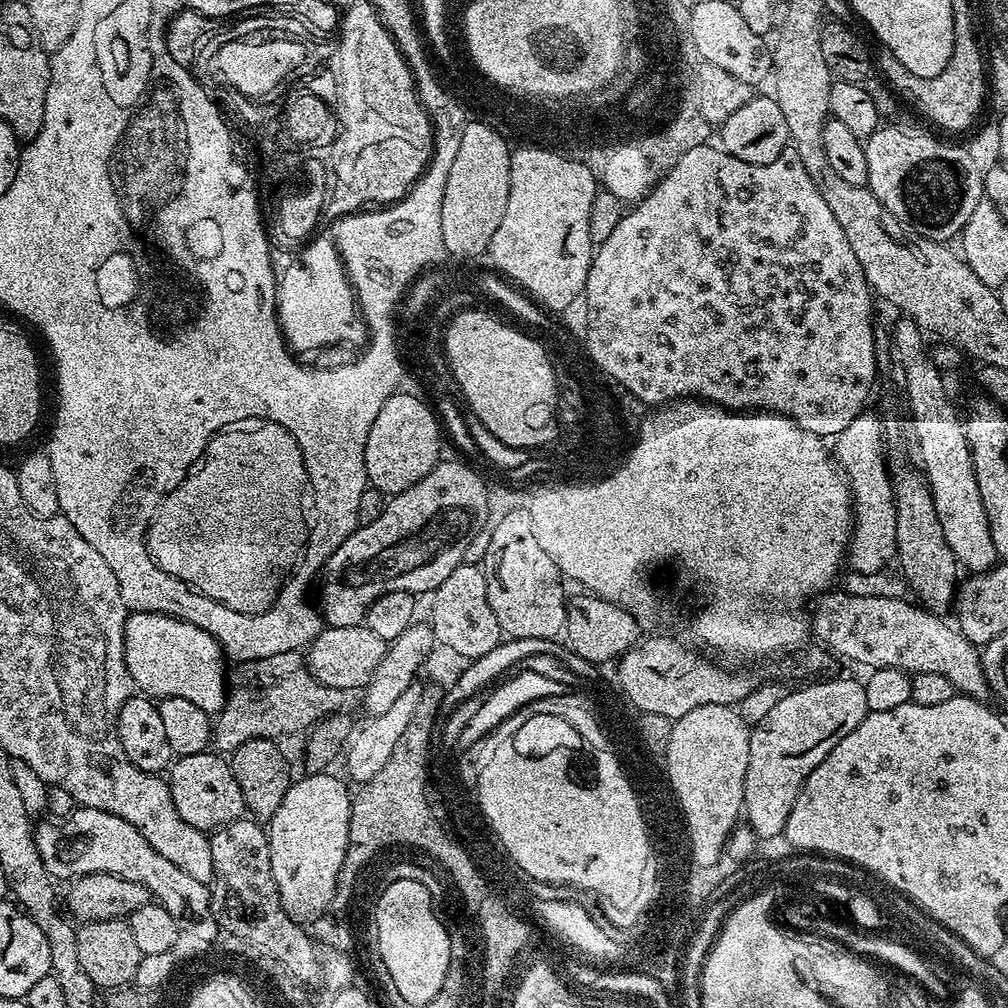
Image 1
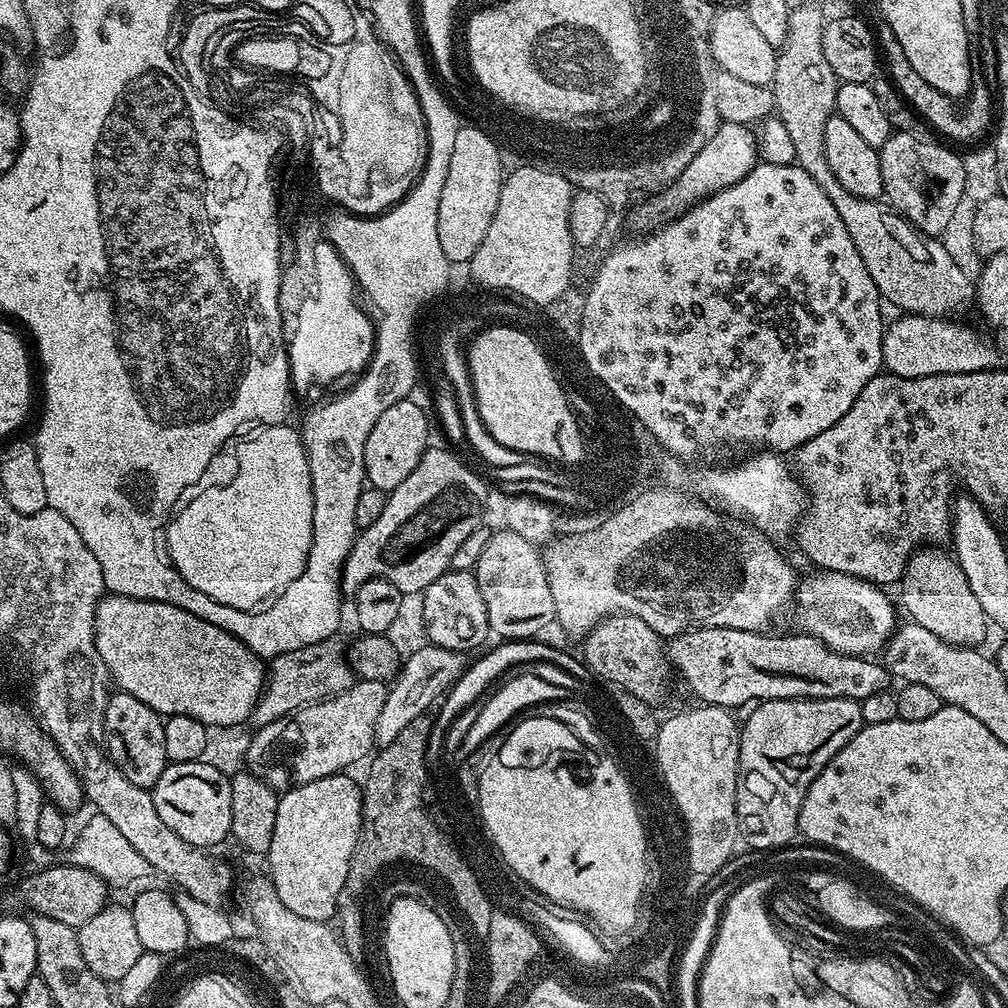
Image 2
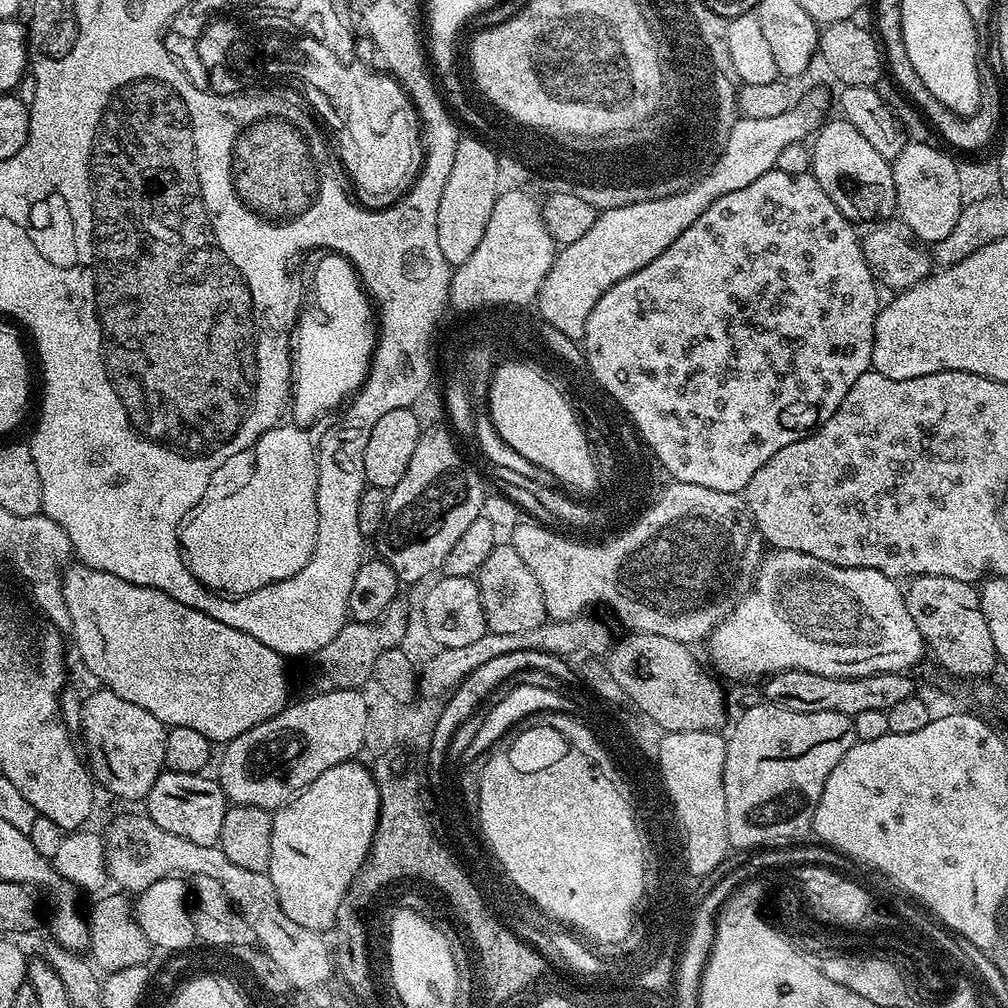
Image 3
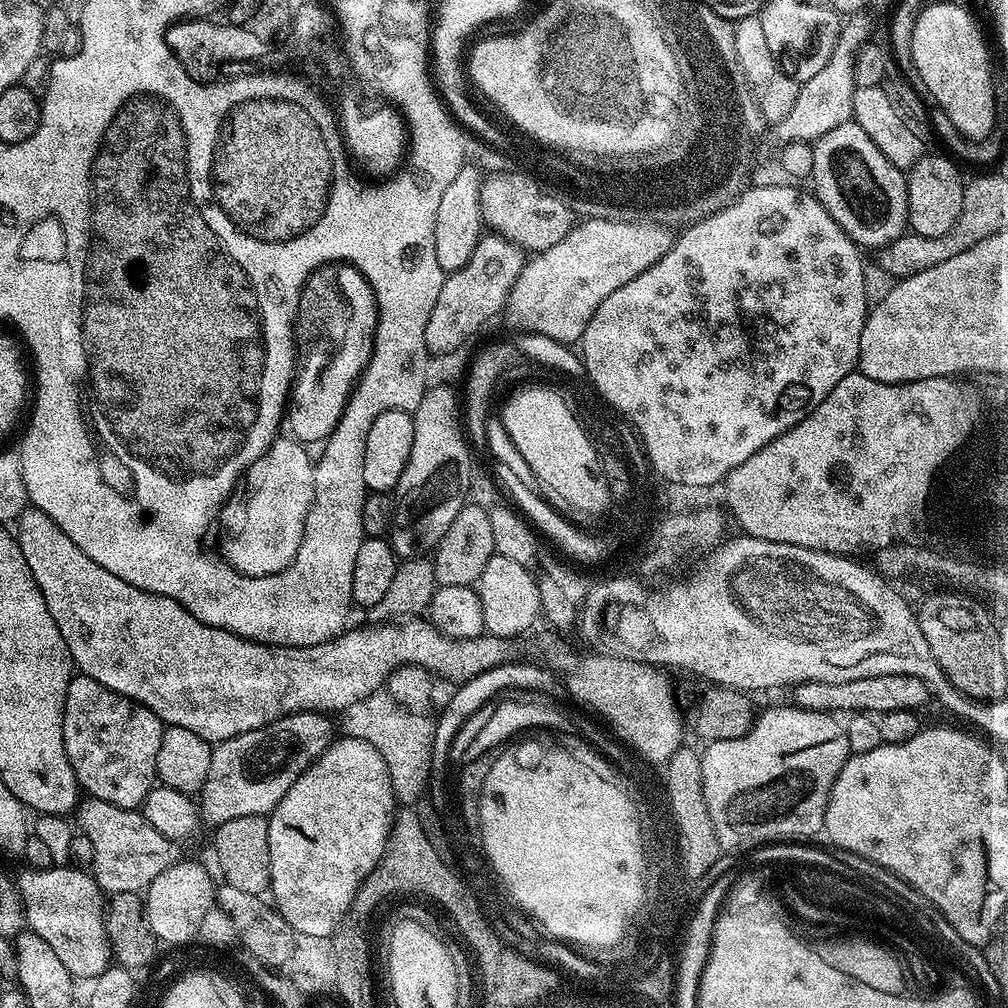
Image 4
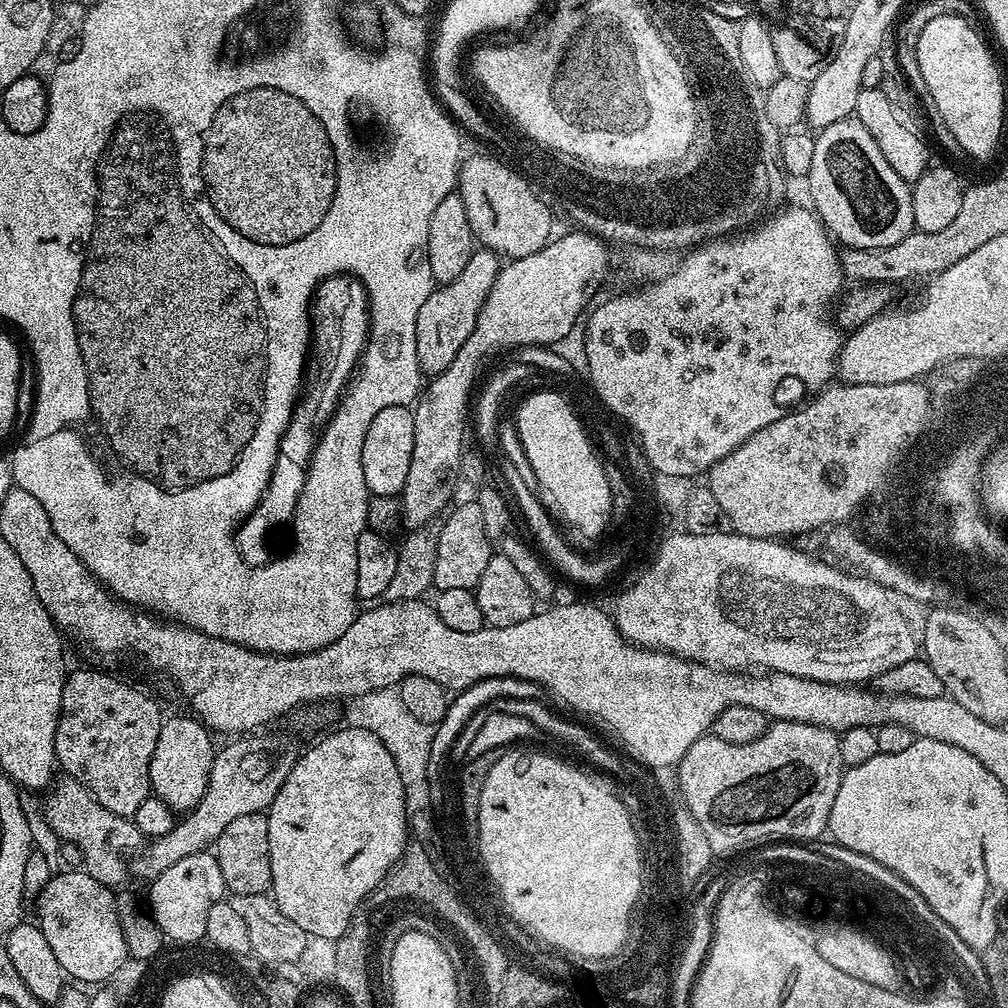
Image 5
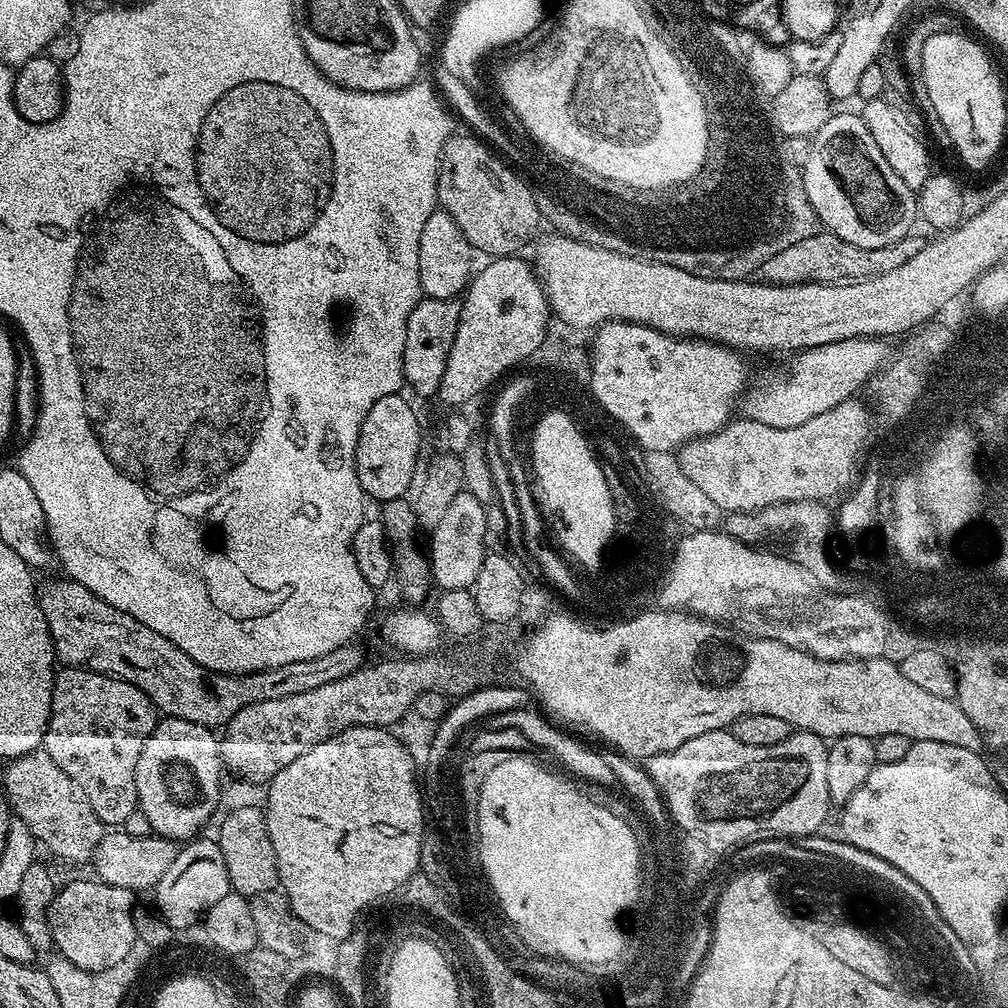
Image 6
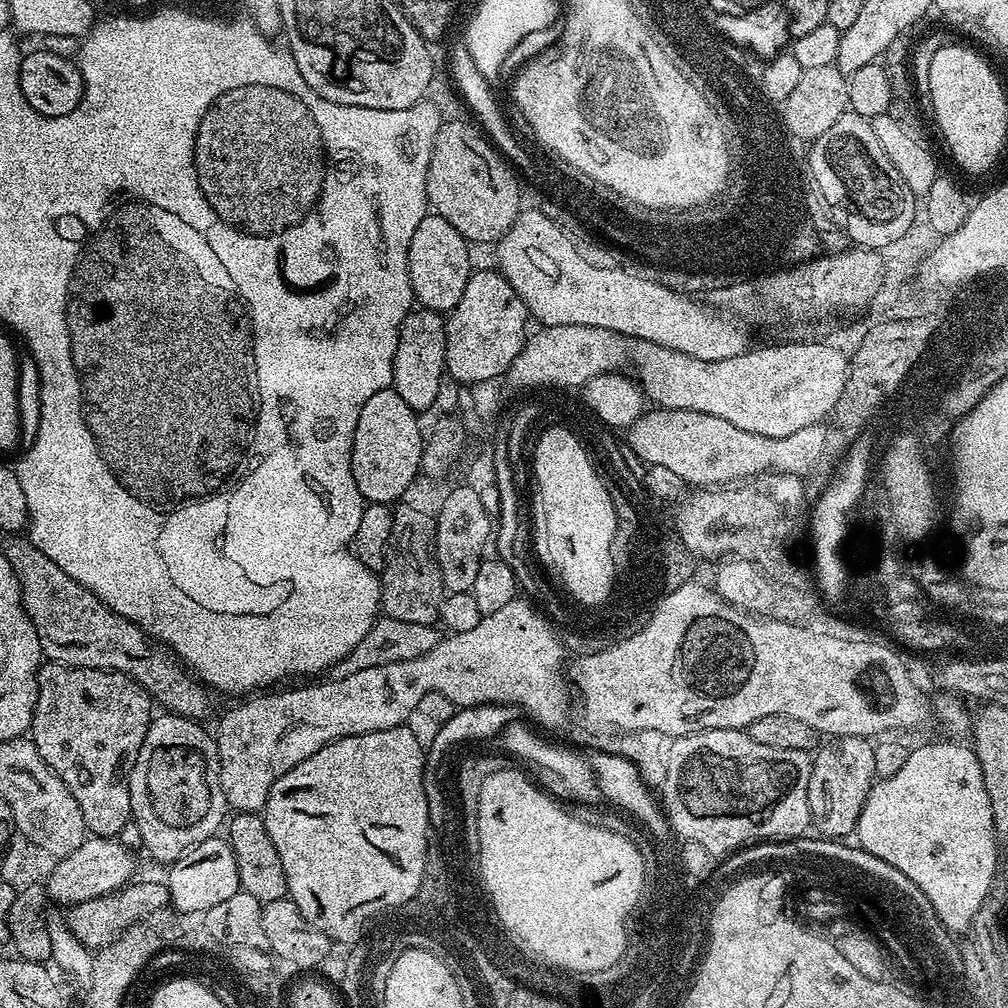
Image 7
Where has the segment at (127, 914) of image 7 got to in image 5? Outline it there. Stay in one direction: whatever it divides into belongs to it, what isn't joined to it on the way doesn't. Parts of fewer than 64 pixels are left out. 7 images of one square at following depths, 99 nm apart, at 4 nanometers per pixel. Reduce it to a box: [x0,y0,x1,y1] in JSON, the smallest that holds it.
[35,870,129,985]

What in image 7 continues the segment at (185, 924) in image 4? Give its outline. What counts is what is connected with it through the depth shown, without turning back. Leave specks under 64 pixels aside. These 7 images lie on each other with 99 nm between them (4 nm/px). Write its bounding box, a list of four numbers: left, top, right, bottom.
[167,836,240,914]

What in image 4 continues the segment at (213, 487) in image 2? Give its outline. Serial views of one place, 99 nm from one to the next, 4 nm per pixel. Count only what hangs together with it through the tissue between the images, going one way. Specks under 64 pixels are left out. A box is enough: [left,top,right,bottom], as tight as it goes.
[223,438,316,576]

